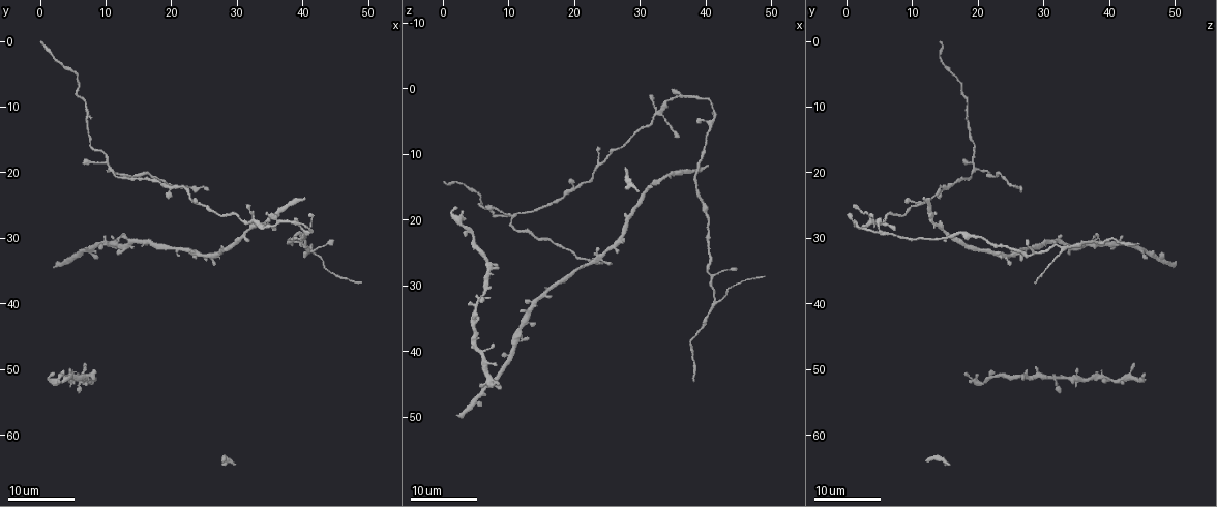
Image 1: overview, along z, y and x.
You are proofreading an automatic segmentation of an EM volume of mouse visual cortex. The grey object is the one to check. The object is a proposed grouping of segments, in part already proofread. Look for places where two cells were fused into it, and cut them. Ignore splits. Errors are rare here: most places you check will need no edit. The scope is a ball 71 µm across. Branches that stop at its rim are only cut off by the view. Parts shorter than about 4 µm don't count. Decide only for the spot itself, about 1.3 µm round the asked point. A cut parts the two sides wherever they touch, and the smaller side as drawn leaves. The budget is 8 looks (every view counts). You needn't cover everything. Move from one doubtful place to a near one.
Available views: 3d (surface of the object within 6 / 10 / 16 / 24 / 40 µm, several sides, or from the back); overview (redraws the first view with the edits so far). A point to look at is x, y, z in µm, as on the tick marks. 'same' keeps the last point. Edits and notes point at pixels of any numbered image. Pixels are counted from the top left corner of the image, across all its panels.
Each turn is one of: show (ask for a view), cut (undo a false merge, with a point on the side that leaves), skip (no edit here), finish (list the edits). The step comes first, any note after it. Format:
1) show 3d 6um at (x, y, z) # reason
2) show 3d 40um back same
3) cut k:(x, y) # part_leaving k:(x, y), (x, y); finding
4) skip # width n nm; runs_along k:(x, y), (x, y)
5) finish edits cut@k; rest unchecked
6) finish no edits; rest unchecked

show 3d 24um at (7.5, 51.0, 26.5)

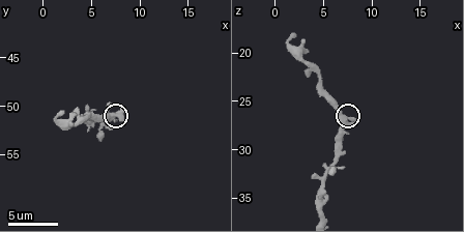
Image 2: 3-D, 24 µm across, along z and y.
show 3d 10um same

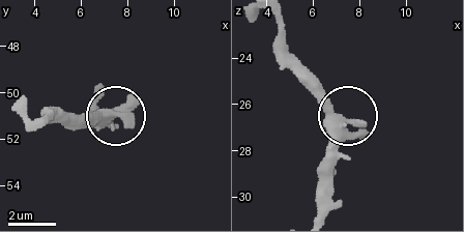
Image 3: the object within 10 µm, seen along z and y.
skip # runs_along 3:(317, 210), (319, 169), (339, 117), (297, 76); one cell here

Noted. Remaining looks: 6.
show 3d 16um at (41.5, 31.5, 33.0) # three-way junction

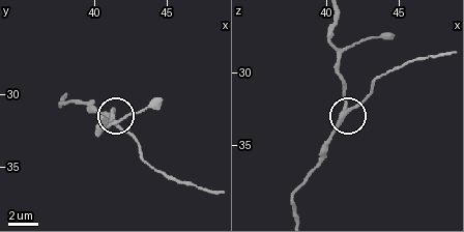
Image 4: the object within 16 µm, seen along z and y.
show 3d 6um same

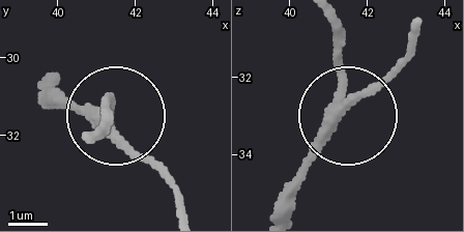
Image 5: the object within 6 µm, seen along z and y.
skip # width 270 nm; runs_along 5:(93, 137), (110, 100), (119, 129), (175, 186); continuous, no second cell

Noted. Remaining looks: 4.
show 3d 24um at (36.0, 26.5, 13.0)

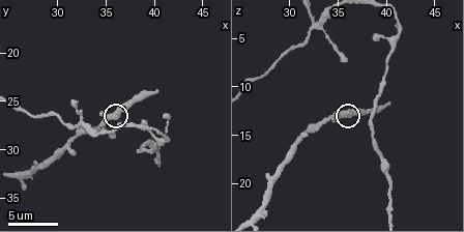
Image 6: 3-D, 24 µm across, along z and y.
show 3d 6um at (36.2, 26.6, 12.6)

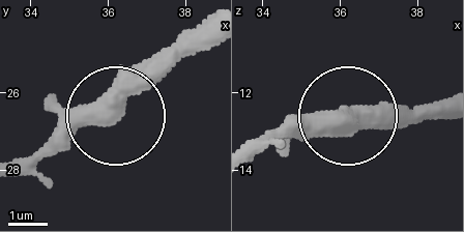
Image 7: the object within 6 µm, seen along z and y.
skip # runs_along 7:(250, 157), (358, 118), (425, 118); one cell here

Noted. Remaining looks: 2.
show 3d 16um at (33.0, 27.4, 3.6) # looks like a crossing

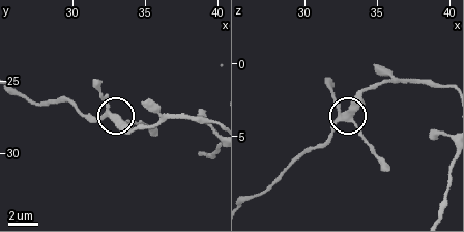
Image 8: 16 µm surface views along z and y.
skip # arms 4; all the same cell

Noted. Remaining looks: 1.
finish no edits; rest unchecked

